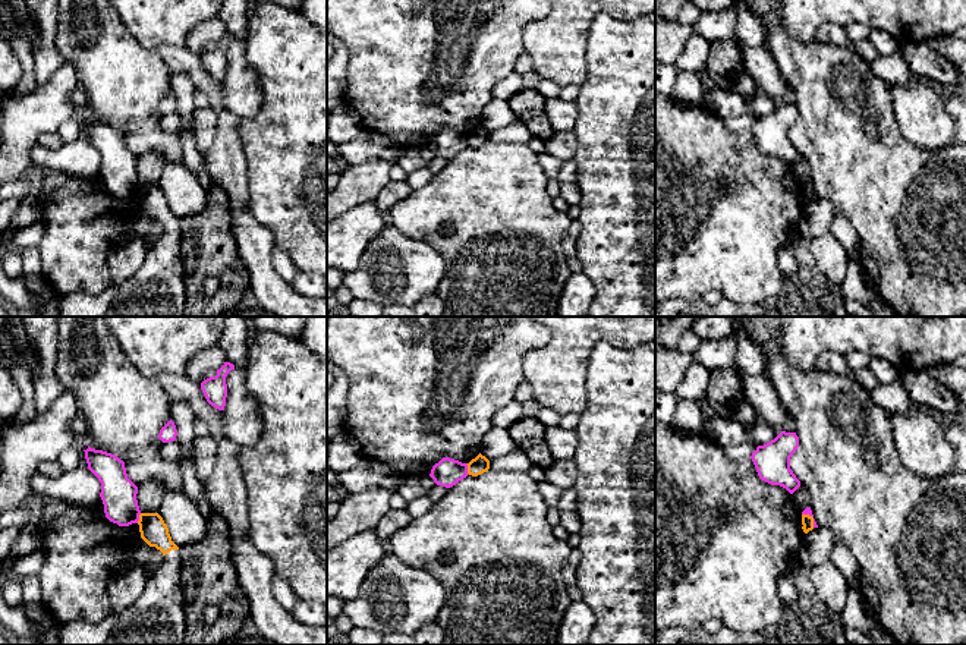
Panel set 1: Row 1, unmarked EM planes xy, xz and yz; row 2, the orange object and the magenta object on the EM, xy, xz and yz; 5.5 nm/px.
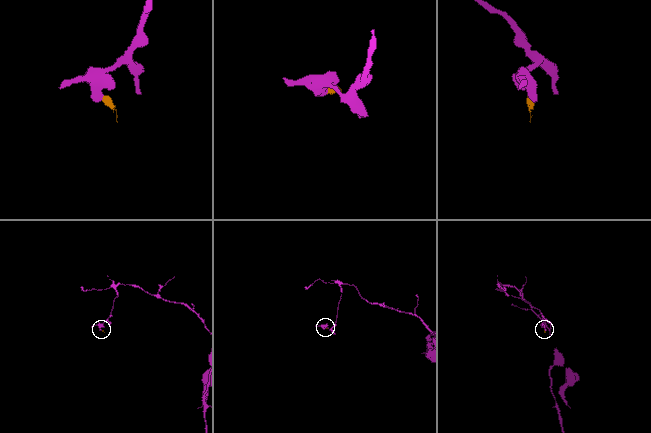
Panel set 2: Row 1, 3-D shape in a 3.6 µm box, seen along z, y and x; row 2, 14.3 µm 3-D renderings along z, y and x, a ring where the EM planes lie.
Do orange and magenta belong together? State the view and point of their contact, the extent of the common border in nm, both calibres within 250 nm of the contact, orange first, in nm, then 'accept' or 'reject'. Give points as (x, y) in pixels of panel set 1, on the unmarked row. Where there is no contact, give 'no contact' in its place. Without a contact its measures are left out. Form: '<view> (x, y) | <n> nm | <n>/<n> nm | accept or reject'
xz (468, 141) | 70 nm | 90/160 nm | reject

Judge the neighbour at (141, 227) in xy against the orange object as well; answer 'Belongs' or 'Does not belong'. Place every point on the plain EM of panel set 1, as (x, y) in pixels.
Does not belong

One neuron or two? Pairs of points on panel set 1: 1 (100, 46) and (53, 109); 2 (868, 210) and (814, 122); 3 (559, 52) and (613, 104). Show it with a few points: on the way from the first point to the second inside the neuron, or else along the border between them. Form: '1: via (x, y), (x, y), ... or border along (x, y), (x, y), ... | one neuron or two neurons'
1: border along (65, 60), (74, 68), (75, 78), (81, 85) | two neurons
2: via (868, 188), (868, 176), (836, 144) | one neuron
3: border along (587, 43), (587, 76), (579, 85) | two neurons

